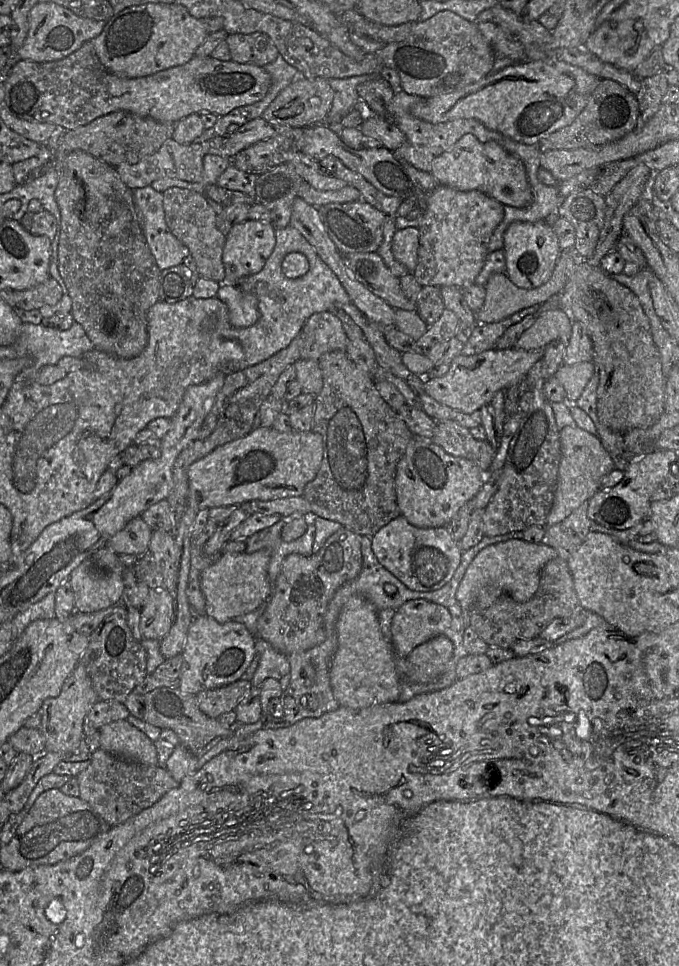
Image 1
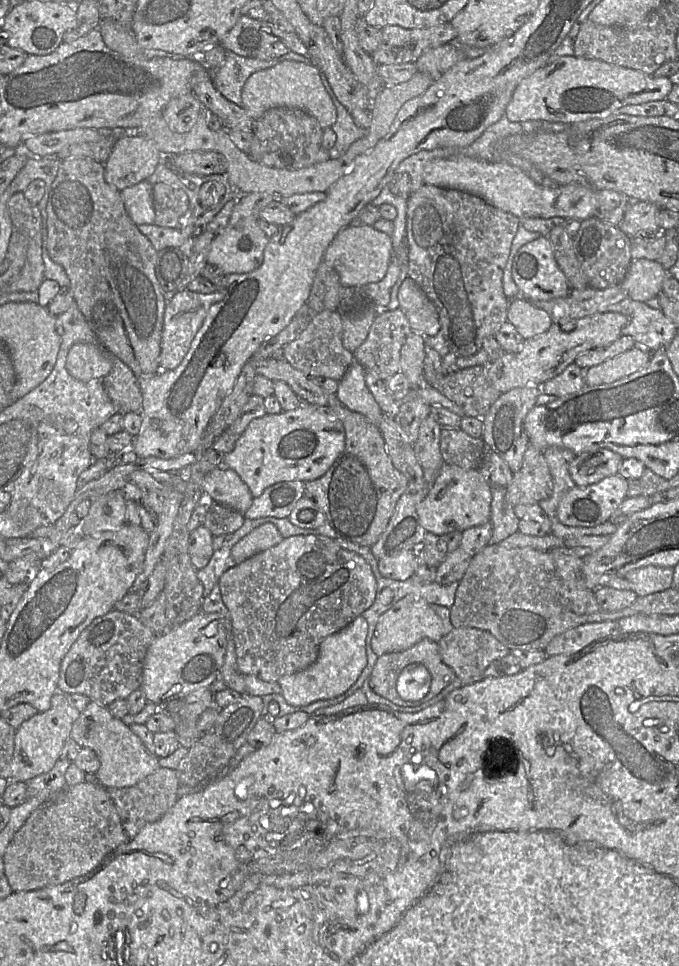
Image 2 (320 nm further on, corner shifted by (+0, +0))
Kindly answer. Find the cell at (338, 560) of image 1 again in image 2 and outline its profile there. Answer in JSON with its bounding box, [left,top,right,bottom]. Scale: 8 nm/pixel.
[218,535,377,682]

